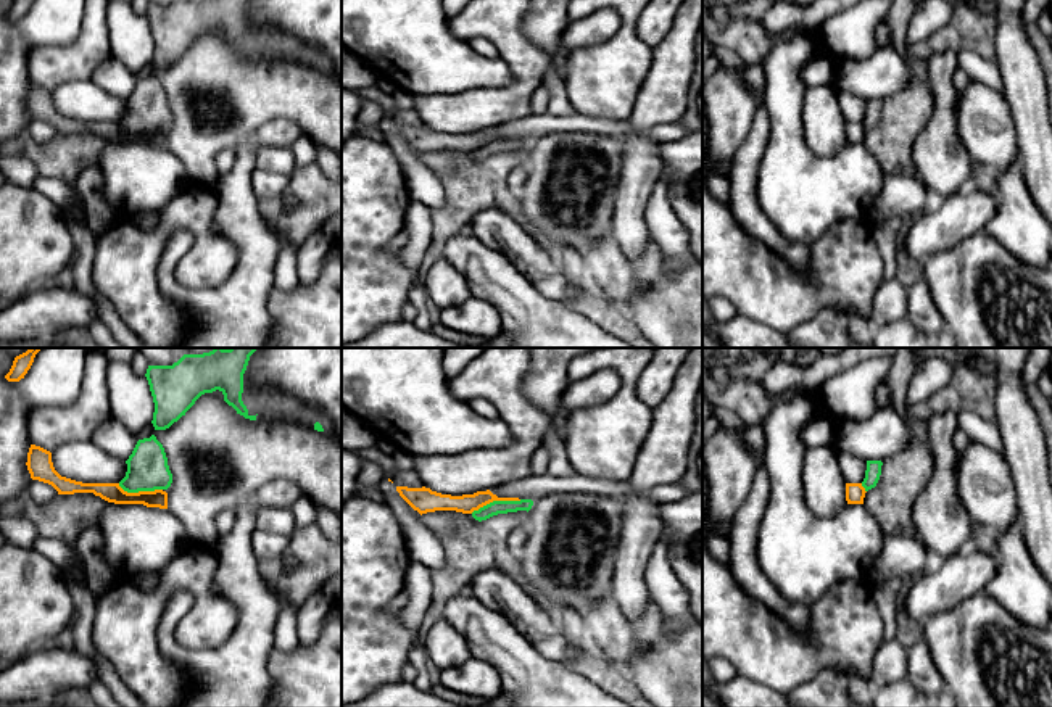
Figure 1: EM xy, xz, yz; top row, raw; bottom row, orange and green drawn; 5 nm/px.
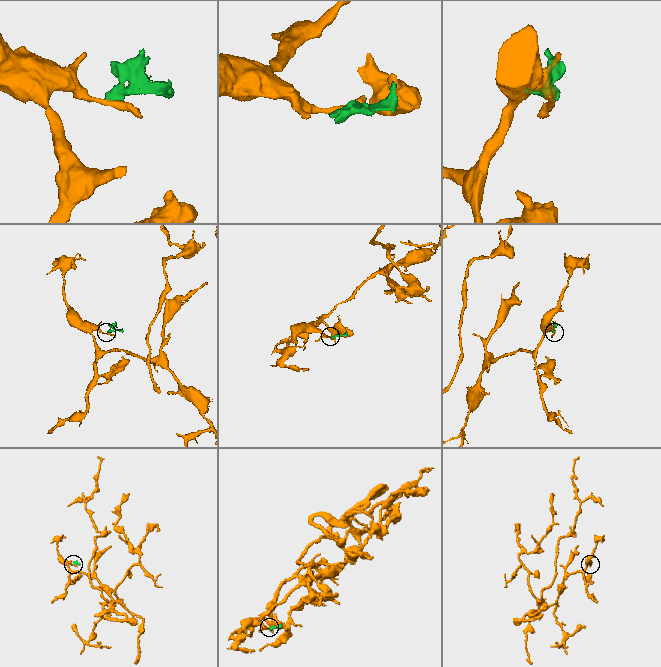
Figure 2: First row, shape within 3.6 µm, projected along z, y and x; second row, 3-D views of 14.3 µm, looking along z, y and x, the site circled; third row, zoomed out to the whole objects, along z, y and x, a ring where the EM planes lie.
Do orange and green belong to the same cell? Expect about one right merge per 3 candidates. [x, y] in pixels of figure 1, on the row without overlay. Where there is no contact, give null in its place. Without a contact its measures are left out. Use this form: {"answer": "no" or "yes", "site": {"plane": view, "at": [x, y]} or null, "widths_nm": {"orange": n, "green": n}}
{"answer": "no", "site": {"plane": "xz", "at": [495, 139]}, "widths_nm": {"orange": 100, "green": 70}}

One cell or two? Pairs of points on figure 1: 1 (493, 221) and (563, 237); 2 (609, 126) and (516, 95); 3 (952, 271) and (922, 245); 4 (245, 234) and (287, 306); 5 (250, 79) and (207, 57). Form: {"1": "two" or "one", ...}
{"1": "two", "2": "two", "3": "two", "4": "two", "5": "one"}

